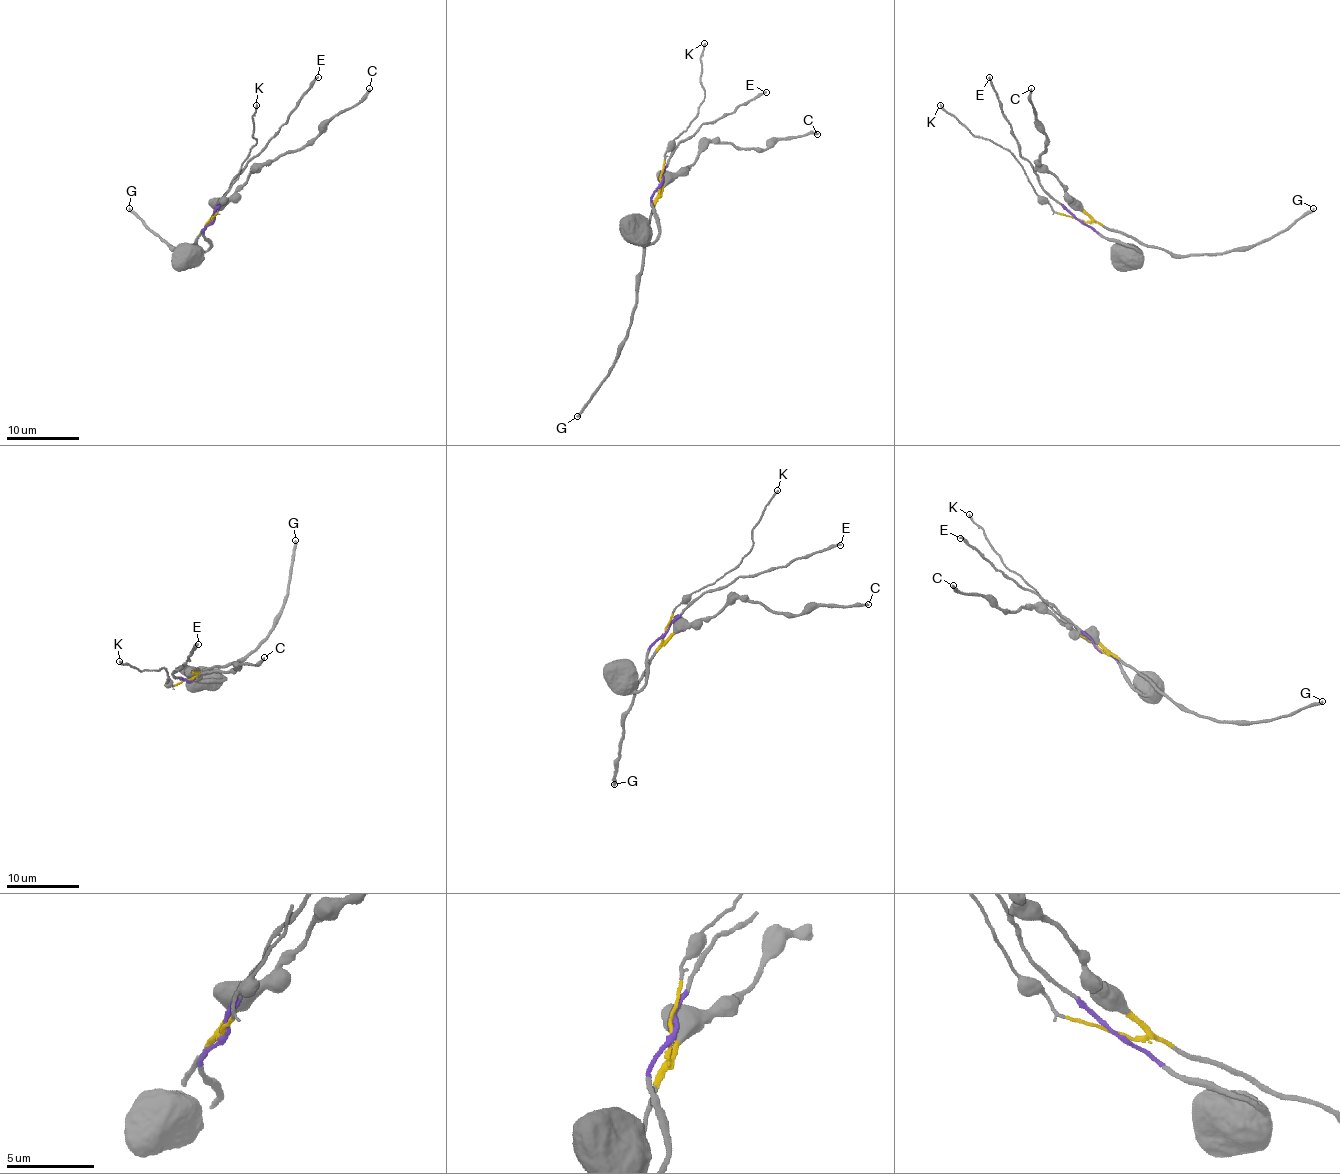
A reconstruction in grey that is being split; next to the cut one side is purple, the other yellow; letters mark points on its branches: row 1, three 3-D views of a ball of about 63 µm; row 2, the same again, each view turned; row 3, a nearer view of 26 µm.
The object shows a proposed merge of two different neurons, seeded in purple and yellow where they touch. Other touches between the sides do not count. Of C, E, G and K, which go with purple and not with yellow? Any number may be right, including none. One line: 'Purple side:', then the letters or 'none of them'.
Purple side: E

